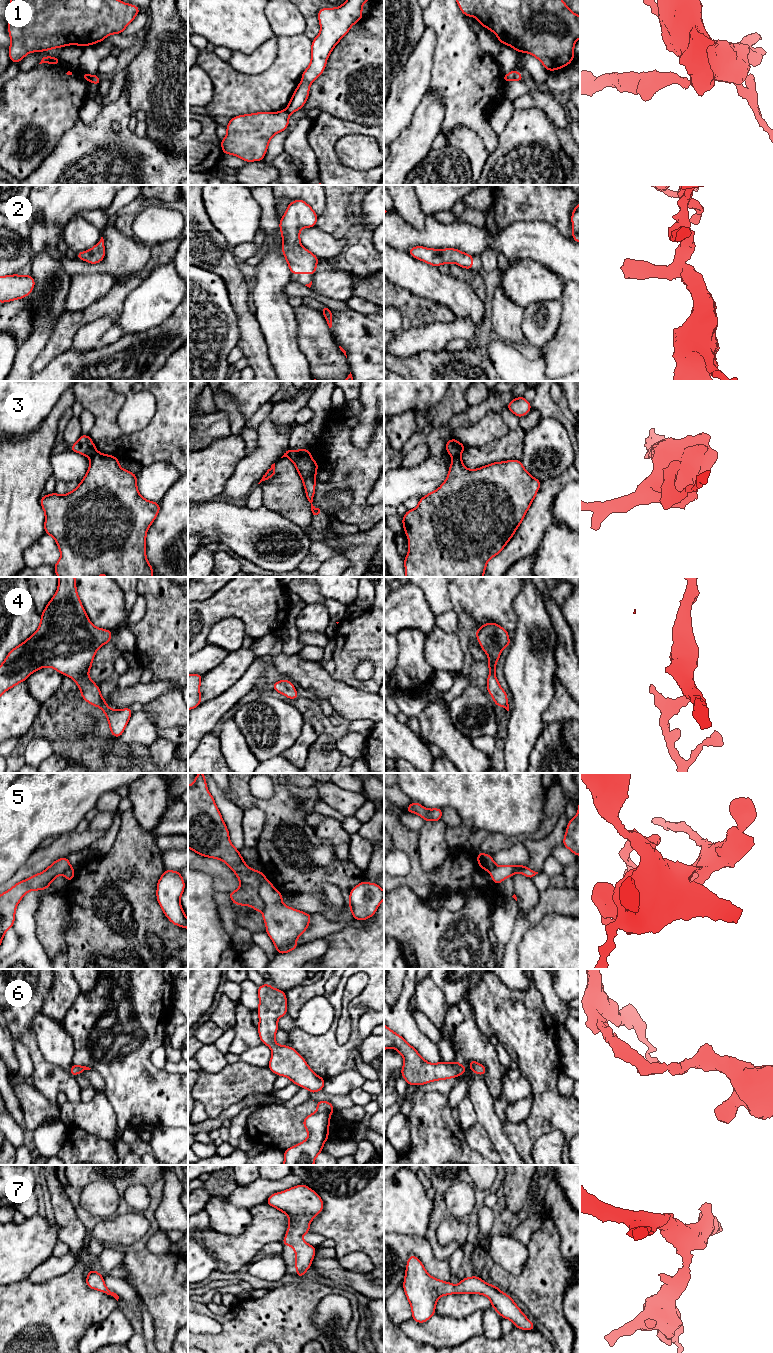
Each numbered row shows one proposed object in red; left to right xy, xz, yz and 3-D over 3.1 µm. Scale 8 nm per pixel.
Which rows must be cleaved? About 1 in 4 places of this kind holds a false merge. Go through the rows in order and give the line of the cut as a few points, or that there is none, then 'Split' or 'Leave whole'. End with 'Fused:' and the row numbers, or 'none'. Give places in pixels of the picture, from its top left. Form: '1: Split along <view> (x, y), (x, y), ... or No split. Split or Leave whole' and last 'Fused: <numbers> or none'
1: Split along xy (91, 76), (89, 81). Split
2: No split. Leave whole
3: Split along yz (460, 455), (452, 457). Split
4: No split. Leave whole
5: Split along xz (266, 879), (259, 888), (259, 897), (262, 903). Split
6: No split. Leave whole
7: No split. Leave whole
Fused: 1, 3, 5

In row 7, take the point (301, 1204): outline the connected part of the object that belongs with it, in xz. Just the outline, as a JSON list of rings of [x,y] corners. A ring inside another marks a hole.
[[[300,1184],[283,1192],[273,1193],[266,1204],[288,1216],[289,1226],[282,1243],[293,1247],[297,1277],[303,1277],[312,1264],[316,1247],[306,1243],[302,1236],[311,1232],[309,1224],[322,1211],[323,1200],[311,1188]]]

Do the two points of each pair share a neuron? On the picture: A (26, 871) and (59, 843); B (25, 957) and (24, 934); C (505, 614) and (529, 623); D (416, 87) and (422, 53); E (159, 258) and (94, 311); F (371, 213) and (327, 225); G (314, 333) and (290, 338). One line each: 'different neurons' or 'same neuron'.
A: same neuron
B: same neuron
C: different neurons
D: same neuron
E: same neuron
F: different neurons
G: different neurons

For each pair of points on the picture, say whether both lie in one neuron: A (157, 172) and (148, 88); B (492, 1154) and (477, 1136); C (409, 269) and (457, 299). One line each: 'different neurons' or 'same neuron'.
A: different neurons
B: same neuron
C: same neuron

